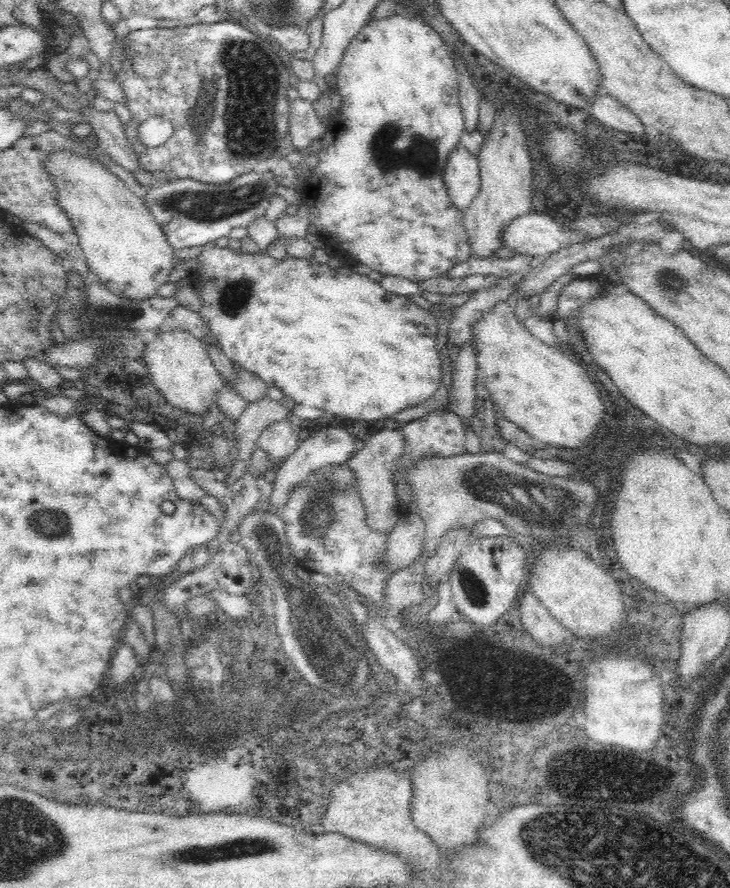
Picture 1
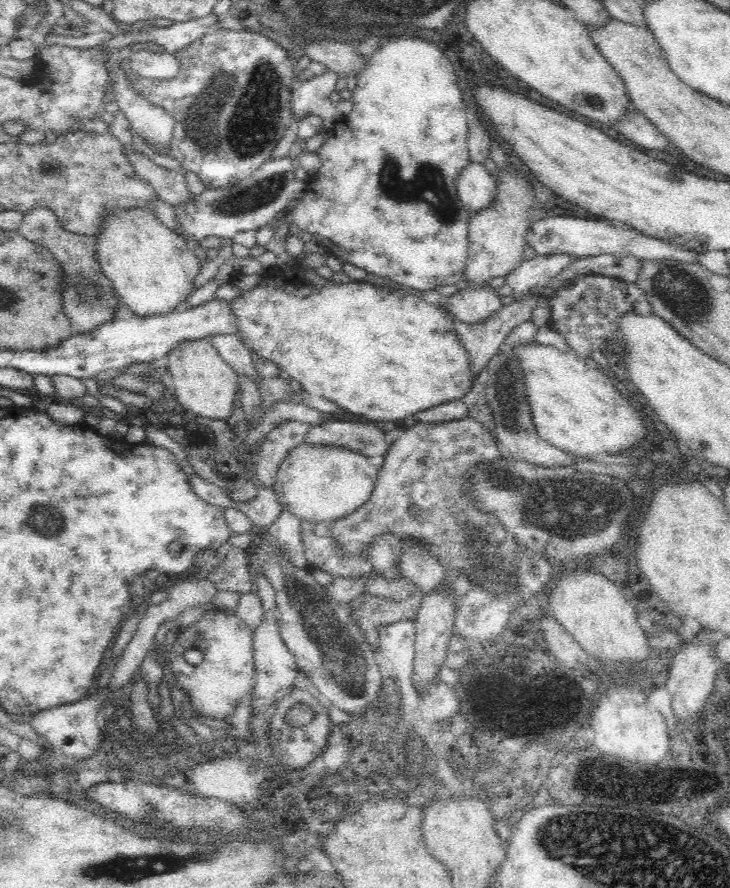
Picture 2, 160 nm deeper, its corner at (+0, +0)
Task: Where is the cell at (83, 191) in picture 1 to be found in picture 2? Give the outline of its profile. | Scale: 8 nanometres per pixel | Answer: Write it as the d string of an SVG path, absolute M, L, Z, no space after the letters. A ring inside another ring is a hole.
M144 210L116 212L103 220L106 228L97 236L99 266L132 315L167 317L184 310L198 288L194 281L203 265L194 250L181 236L165 227L158 217Z

